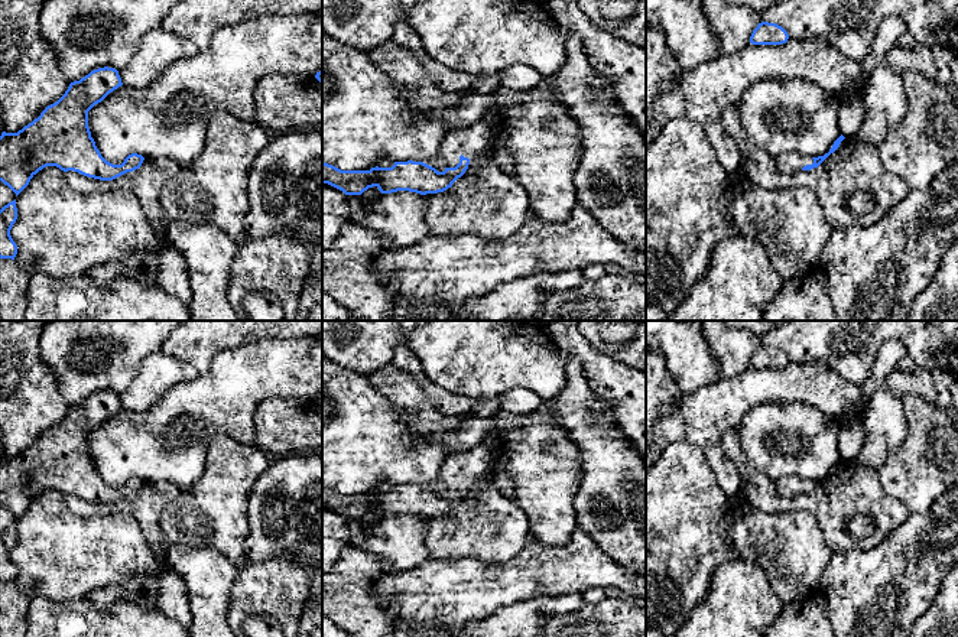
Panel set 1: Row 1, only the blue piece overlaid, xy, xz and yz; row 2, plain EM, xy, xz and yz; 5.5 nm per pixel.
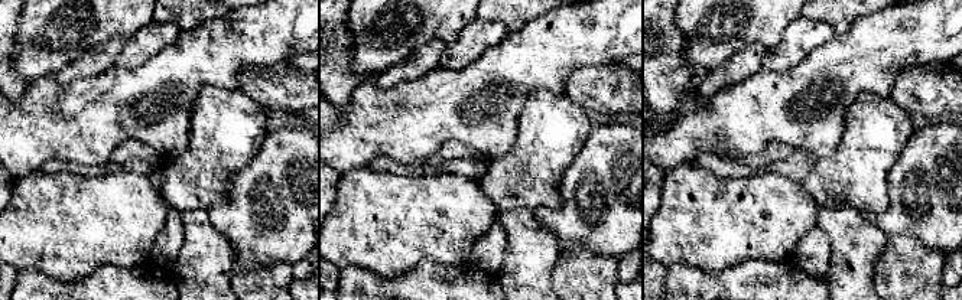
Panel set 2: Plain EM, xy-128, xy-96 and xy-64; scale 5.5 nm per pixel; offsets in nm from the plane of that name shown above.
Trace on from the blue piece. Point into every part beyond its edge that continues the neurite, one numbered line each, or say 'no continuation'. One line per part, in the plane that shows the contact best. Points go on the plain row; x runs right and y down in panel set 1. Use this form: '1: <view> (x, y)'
1: xz (471, 465)

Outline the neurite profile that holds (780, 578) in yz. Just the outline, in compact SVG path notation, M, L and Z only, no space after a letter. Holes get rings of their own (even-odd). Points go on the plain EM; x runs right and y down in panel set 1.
M747 501L735 507L730 545L763 566L783 604L816 595L834 555L811 511L766 513Z

